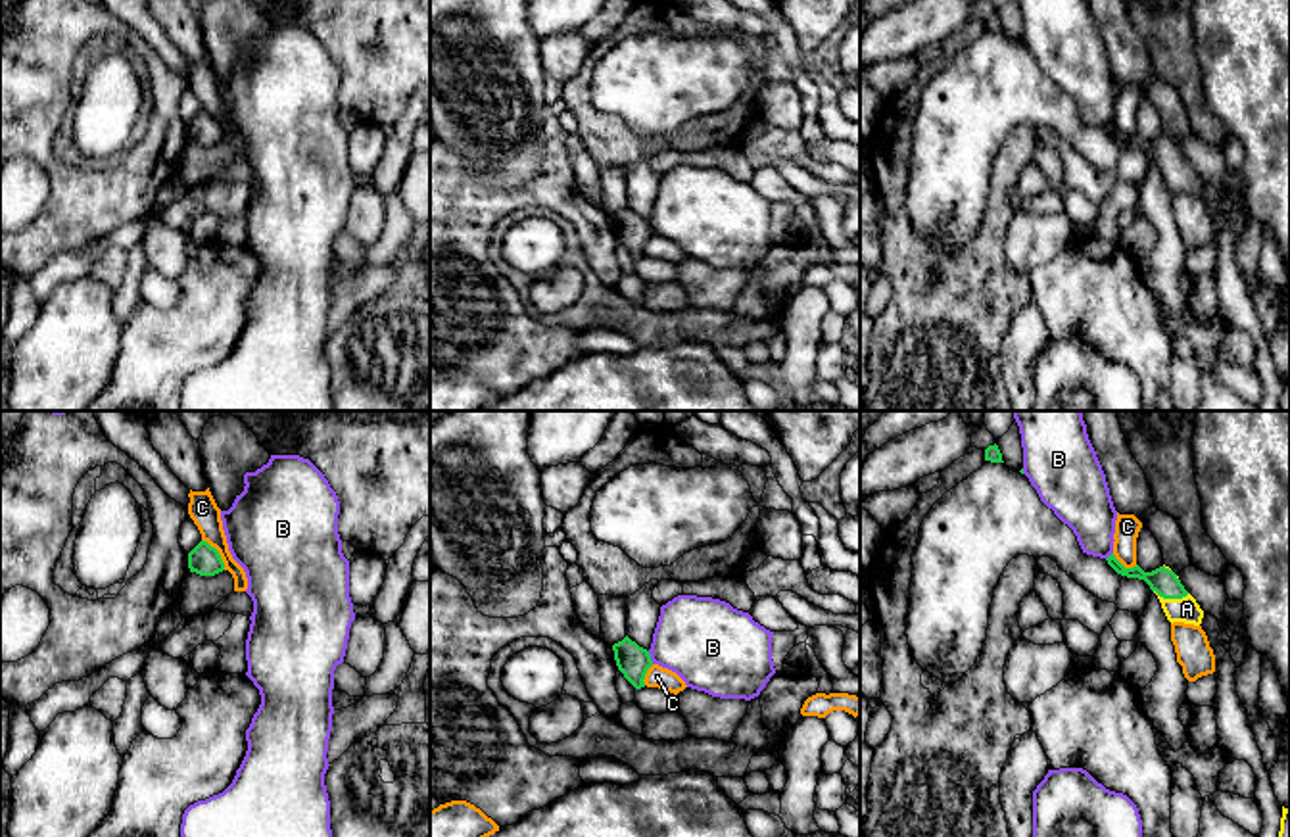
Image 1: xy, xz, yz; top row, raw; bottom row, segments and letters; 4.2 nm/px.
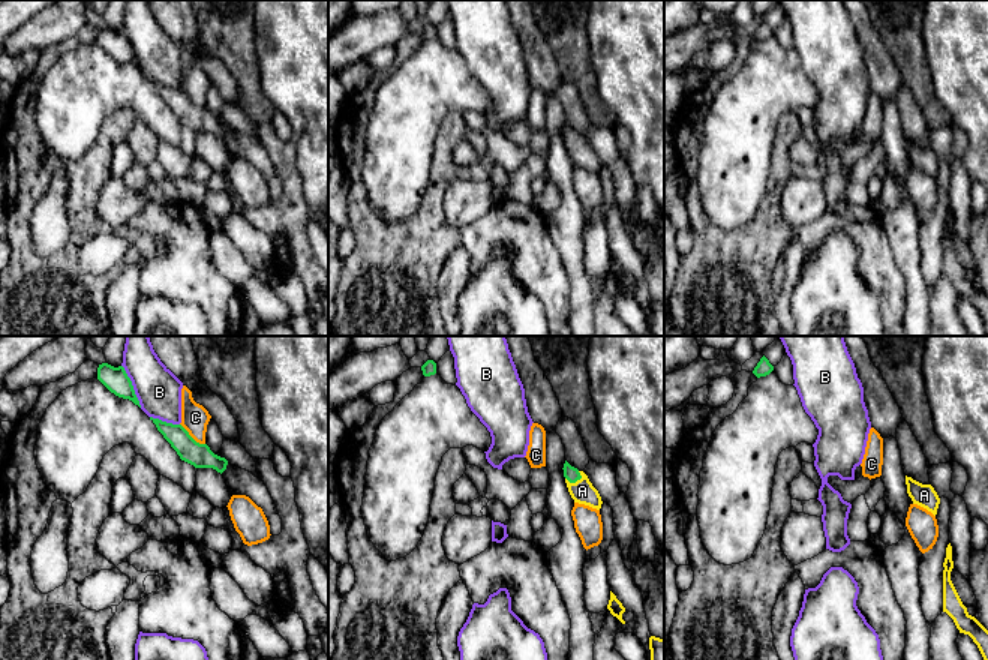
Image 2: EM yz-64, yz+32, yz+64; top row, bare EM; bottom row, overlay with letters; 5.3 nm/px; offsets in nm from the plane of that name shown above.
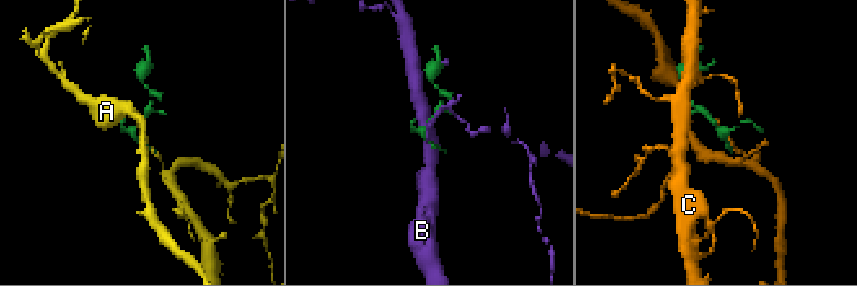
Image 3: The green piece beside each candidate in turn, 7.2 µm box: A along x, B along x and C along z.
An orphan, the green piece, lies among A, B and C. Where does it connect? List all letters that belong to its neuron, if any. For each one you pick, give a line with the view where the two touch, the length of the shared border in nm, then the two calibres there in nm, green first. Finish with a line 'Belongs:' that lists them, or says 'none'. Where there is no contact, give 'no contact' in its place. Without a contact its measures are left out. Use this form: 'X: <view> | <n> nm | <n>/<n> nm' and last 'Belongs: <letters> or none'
A: yz | 150 nm | 120/100 nm
Belongs: A

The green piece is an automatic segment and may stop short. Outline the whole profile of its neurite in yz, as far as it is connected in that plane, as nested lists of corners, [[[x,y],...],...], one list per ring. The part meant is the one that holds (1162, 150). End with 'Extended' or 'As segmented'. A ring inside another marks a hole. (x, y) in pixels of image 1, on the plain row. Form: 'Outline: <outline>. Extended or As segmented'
Outline: [[[1113,123],[1106,131],[1117,144],[1144,150],[1158,165],[1161,179],[1171,194],[1202,194],[1204,180],[1196,173],[1196,169],[1184,159],[1179,146],[1169,136],[1163,134],[1152,142],[1144,142],[1138,134],[1133,138],[1125,138]]]. Extended

